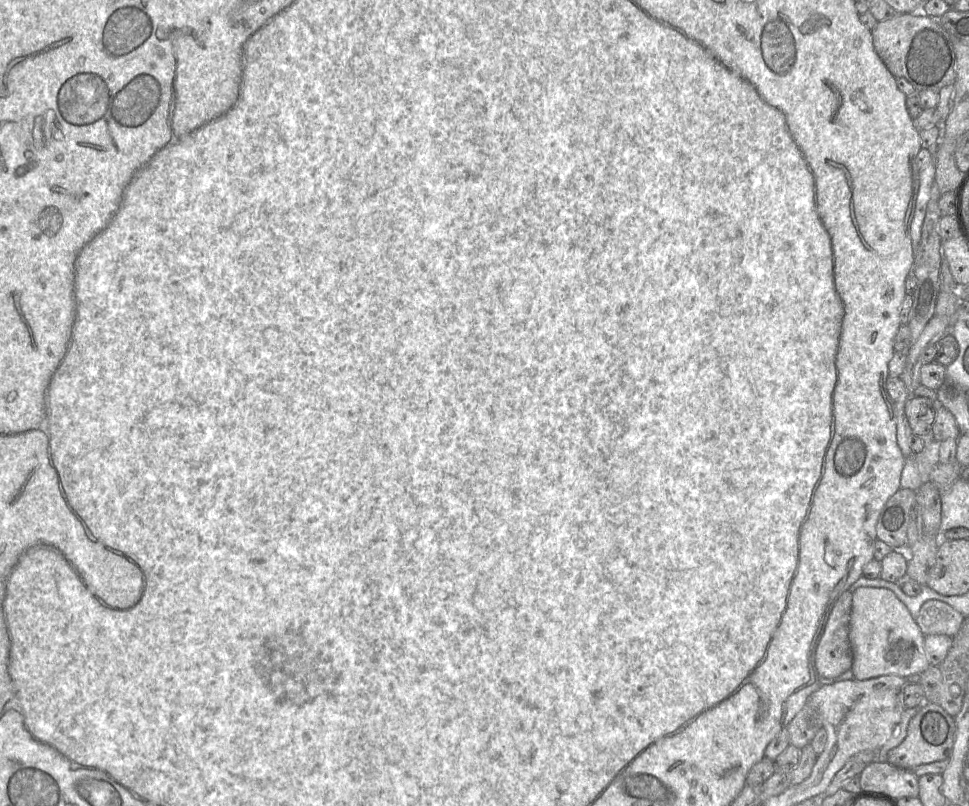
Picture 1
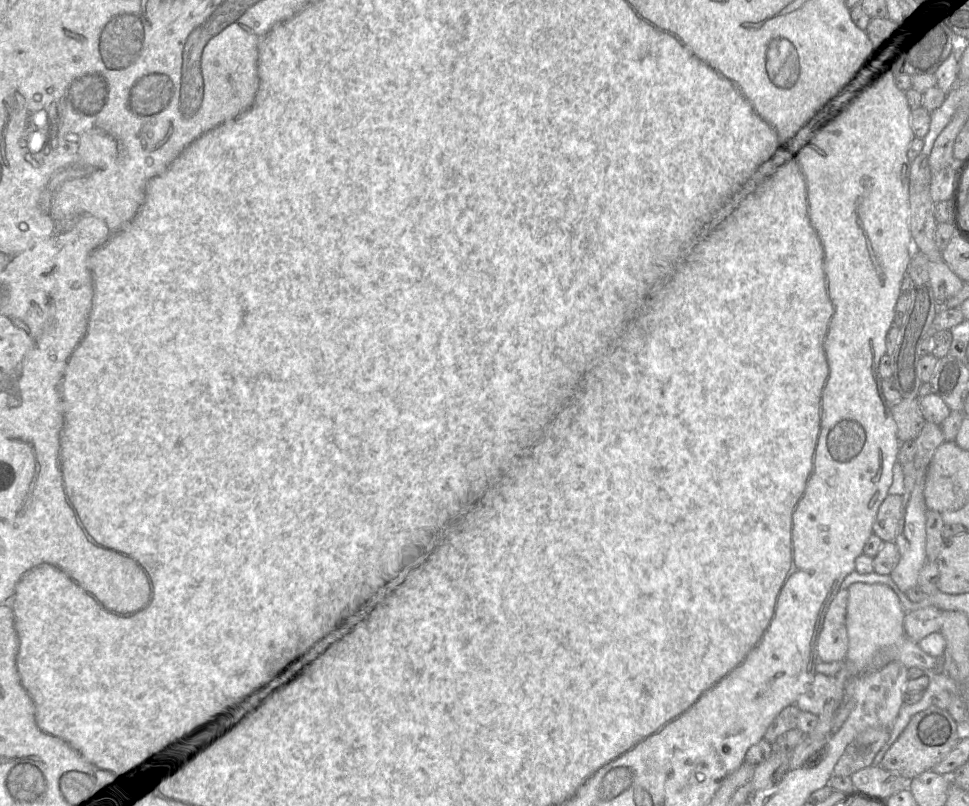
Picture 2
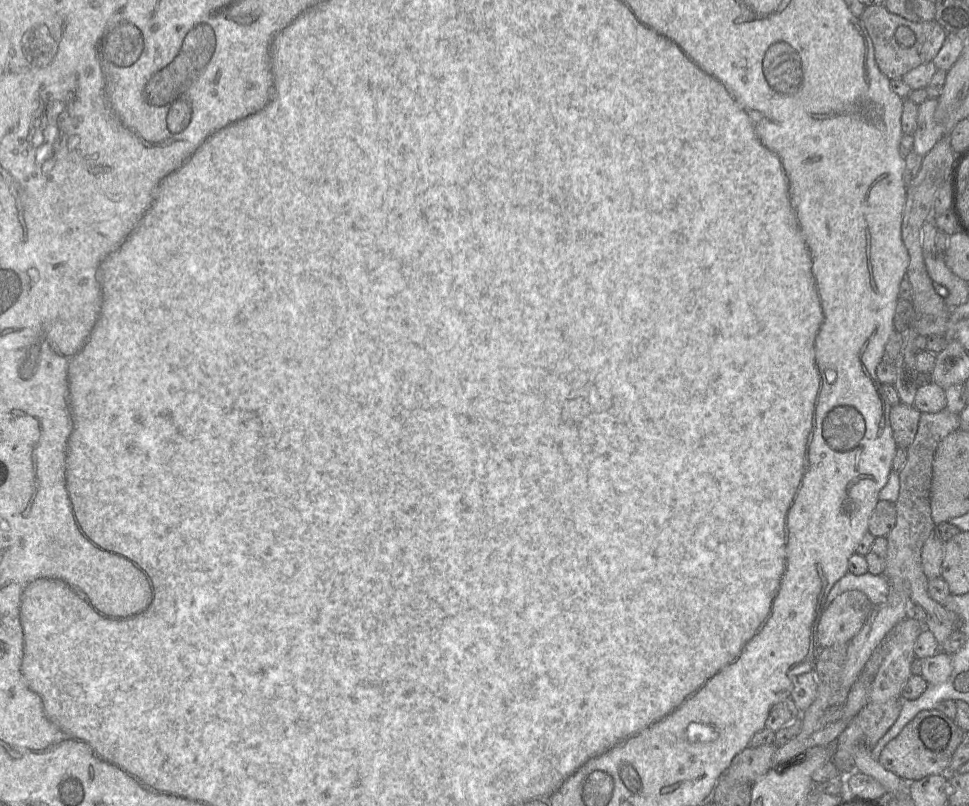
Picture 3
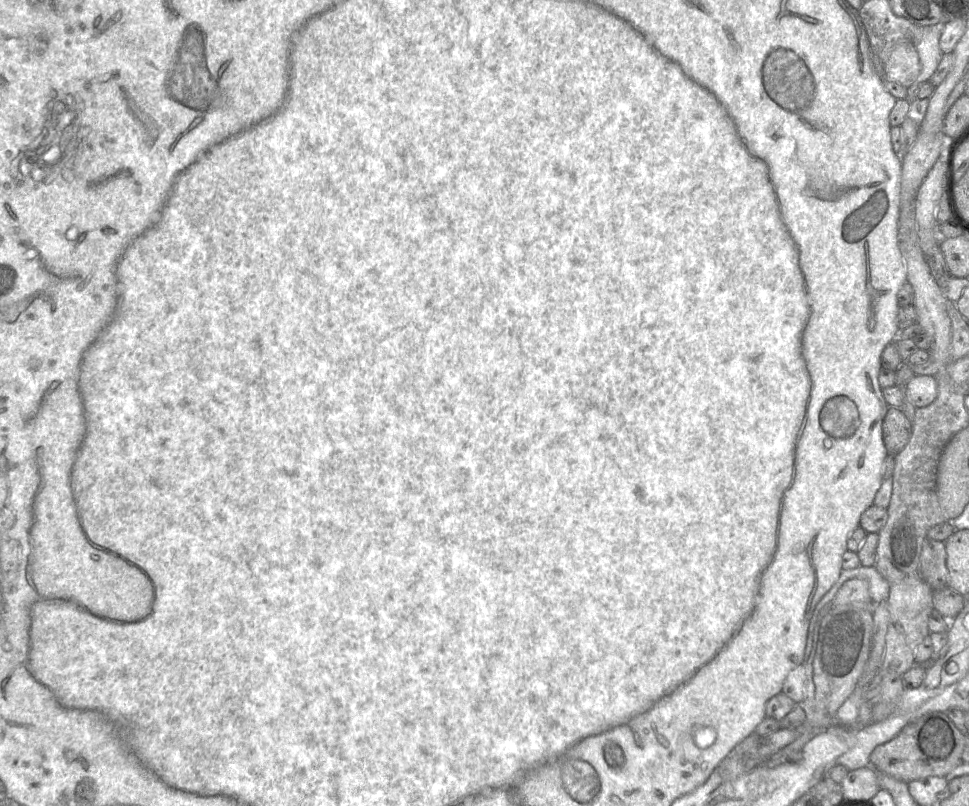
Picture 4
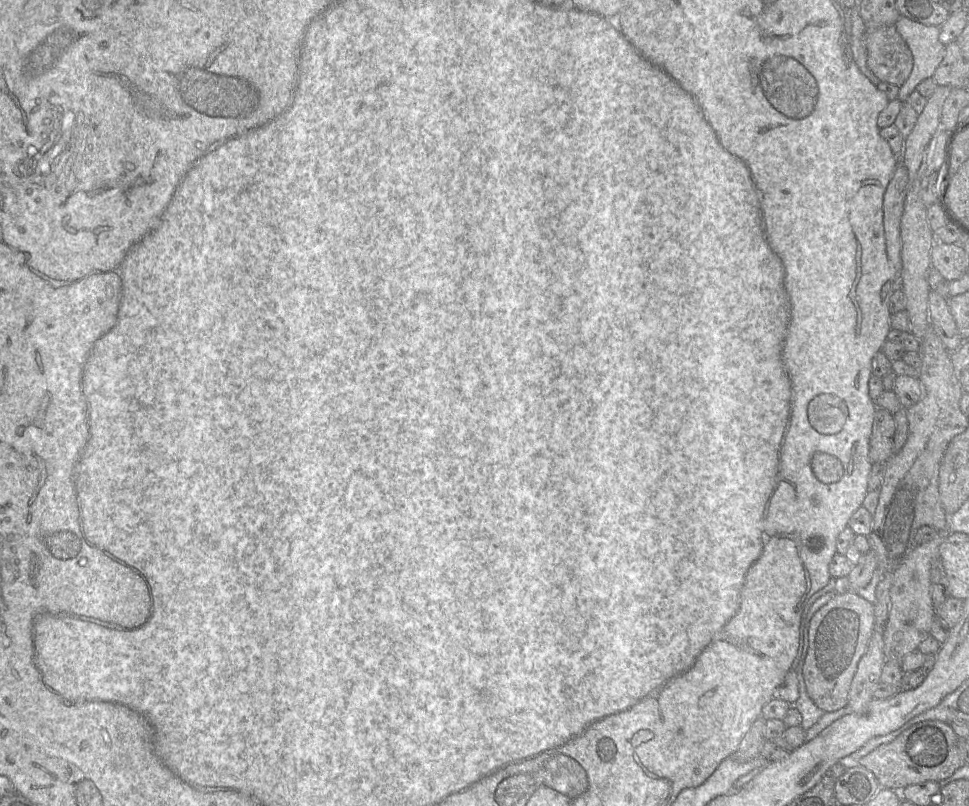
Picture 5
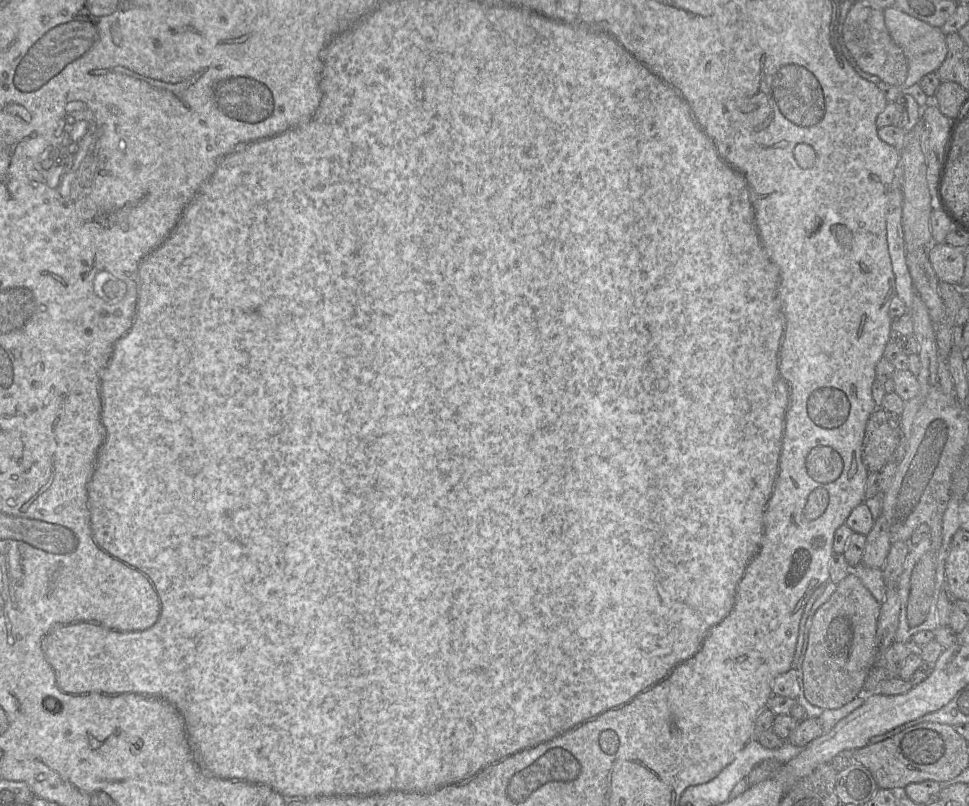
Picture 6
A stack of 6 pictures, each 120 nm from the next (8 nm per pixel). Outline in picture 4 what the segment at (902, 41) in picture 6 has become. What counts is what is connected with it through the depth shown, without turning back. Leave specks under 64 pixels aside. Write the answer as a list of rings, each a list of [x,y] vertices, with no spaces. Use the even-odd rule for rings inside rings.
[[[919,26],[914,31],[912,43],[917,50],[921,69],[916,81],[907,88],[906,99],[910,102],[916,99],[918,88],[929,81],[942,58],[940,36],[940,26]]]

